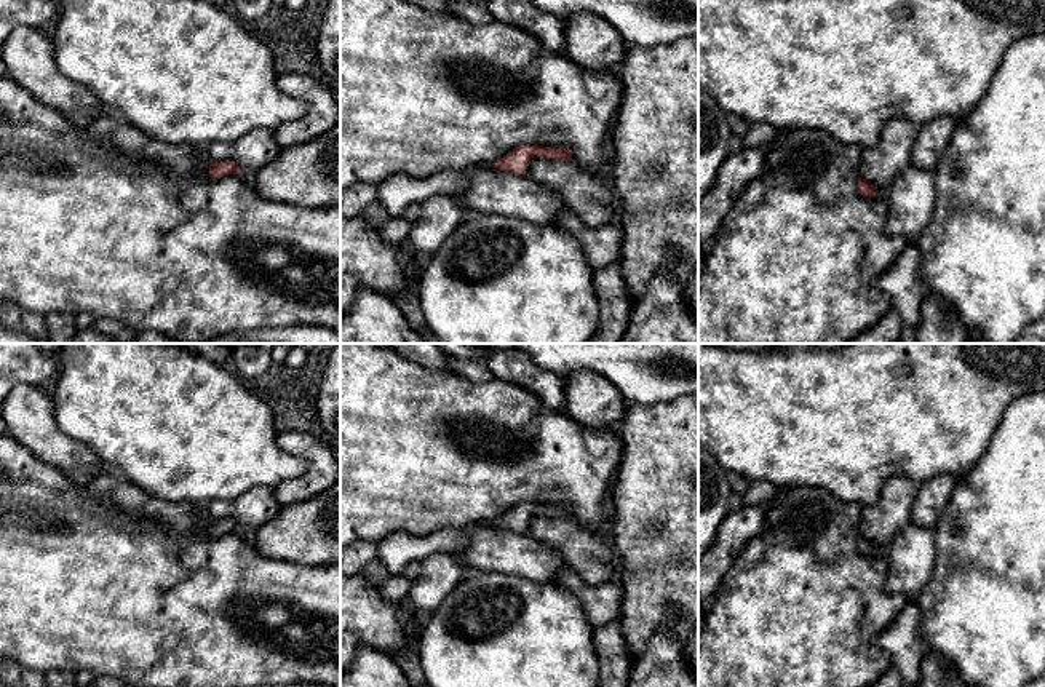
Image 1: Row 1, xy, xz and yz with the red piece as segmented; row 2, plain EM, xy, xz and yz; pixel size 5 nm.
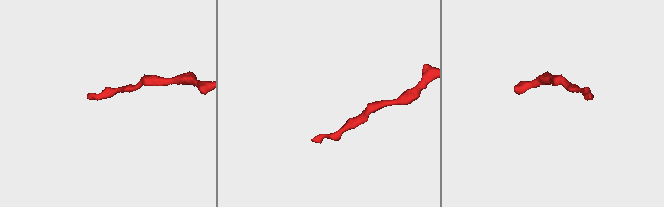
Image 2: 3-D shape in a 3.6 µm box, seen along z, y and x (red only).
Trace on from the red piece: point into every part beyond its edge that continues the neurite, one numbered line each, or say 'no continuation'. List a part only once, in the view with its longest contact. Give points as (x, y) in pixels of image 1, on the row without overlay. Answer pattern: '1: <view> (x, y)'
no continuation

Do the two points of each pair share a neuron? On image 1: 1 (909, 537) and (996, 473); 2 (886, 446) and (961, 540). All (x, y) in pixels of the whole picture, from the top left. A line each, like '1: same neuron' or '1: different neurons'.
1: different neurons
2: different neurons

